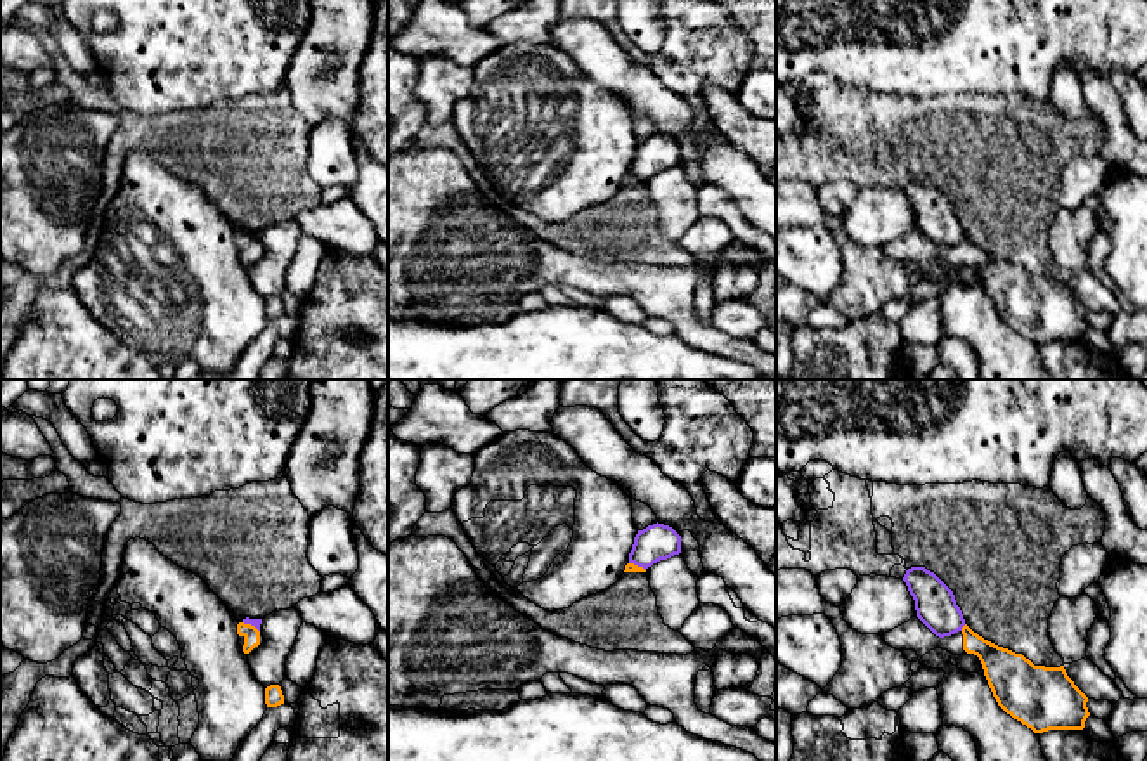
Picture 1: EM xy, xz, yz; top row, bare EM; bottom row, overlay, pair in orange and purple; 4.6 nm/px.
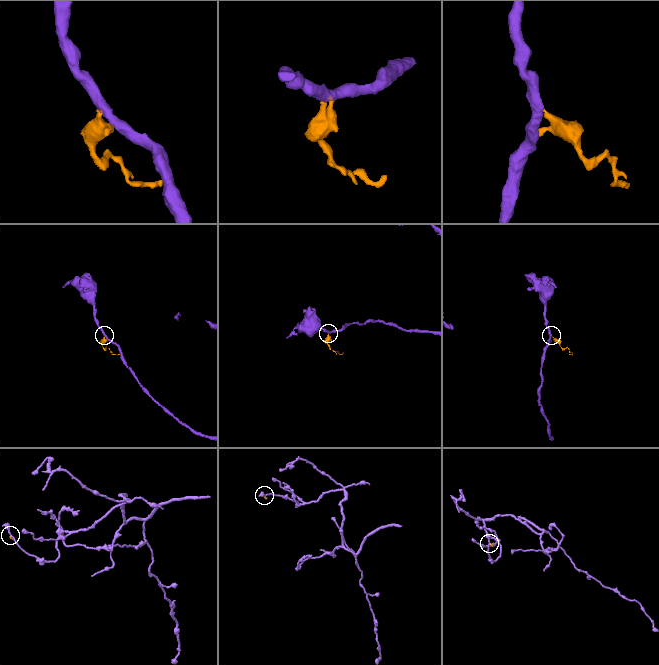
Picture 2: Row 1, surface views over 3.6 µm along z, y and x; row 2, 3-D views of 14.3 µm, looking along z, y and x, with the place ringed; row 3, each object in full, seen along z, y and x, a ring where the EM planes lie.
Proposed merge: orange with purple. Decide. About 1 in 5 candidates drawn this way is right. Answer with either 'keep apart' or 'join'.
keep apart

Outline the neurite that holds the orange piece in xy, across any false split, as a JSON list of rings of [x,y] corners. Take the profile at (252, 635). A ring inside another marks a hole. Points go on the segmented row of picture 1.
[[[239,622],[237,634],[239,634],[239,645],[246,655],[256,652],[263,643],[262,633],[251,624]]]

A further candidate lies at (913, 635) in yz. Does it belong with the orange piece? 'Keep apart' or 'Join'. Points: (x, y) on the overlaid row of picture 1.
Join

